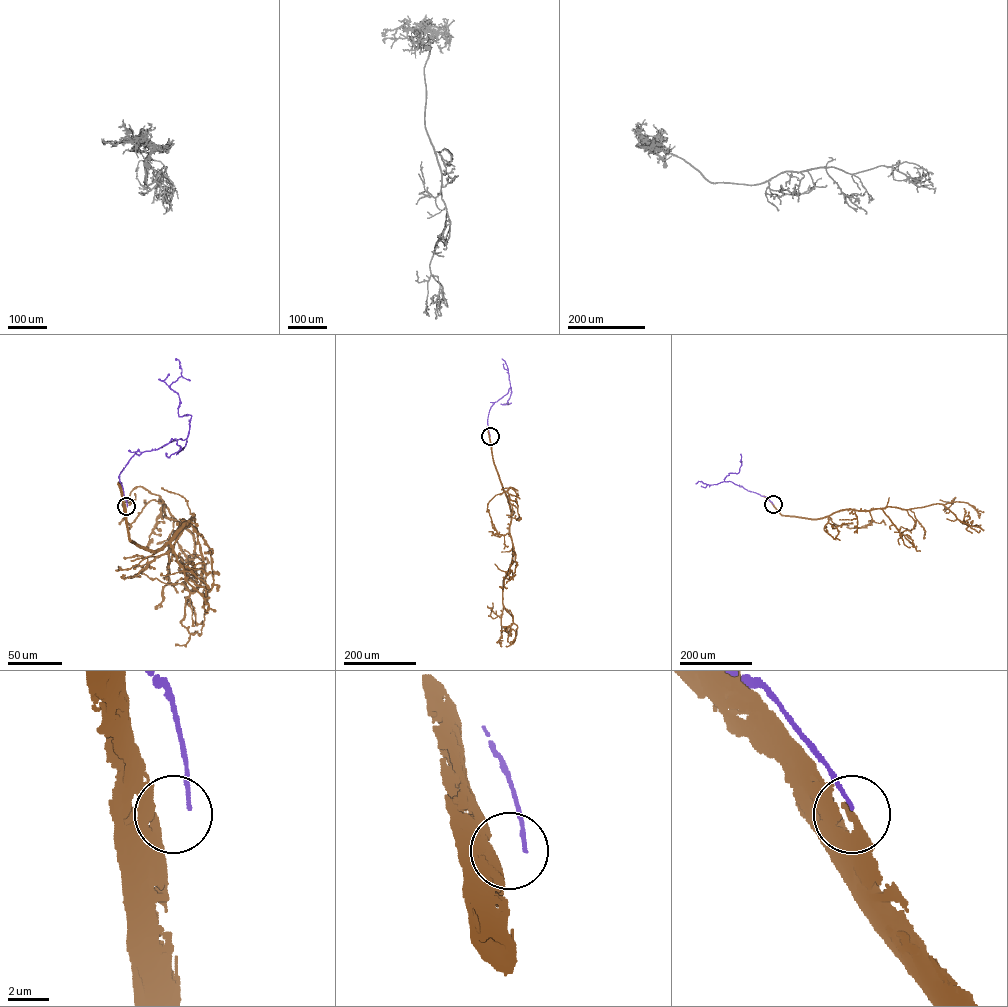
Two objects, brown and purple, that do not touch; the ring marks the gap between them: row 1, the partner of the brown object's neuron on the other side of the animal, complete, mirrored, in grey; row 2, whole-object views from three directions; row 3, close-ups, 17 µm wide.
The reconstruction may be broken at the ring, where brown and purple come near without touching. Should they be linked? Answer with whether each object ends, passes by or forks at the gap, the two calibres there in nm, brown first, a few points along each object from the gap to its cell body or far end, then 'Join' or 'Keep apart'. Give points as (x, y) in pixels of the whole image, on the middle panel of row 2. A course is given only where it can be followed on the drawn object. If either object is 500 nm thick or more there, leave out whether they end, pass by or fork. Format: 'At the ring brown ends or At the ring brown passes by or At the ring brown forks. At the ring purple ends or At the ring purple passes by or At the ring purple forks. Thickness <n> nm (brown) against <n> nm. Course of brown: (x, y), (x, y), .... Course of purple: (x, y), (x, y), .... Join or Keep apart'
Thickness 550 nm (brown) against 160 nm. Course of brown: (489, 436), (494, 464), (511, 513), (512, 556), (503, 580), (502, 604), (517, 627), (514, 641), (506, 646). Course of purple: (490, 436), (487, 420), (490, 408), (511, 387), (506, 403). Keep apart

